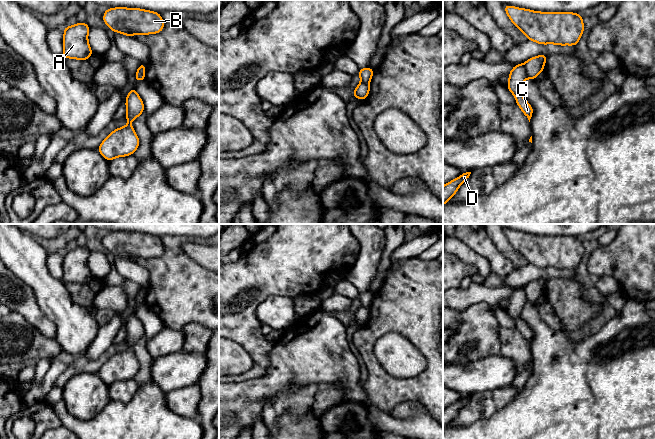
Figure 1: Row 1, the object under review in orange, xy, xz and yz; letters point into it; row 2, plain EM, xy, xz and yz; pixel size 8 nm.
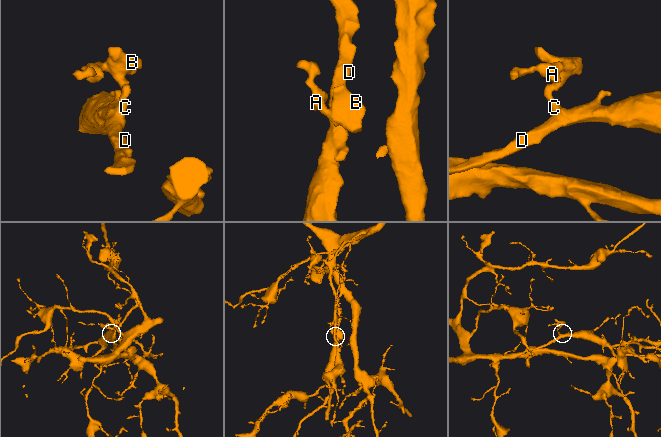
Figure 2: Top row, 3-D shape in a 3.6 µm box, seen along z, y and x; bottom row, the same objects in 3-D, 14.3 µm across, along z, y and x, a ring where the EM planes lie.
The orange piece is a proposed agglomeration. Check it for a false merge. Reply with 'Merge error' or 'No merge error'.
Merge error

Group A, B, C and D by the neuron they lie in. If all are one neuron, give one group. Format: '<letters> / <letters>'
A B / C D

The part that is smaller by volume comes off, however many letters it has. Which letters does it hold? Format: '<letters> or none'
A, B

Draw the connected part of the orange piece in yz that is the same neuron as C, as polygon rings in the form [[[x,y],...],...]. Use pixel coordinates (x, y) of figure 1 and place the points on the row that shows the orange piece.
[[[518,64],[514,66],[508,77],[509,82],[507,88],[514,95],[516,99],[516,104],[520,107],[520,109],[530,122],[534,110],[521,94],[521,86],[523,82],[527,79],[523,64]]]

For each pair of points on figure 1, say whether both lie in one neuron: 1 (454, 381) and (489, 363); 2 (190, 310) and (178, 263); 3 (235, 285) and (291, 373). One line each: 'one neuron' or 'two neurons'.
1: one neuron
2: one neuron
3: two neurons

